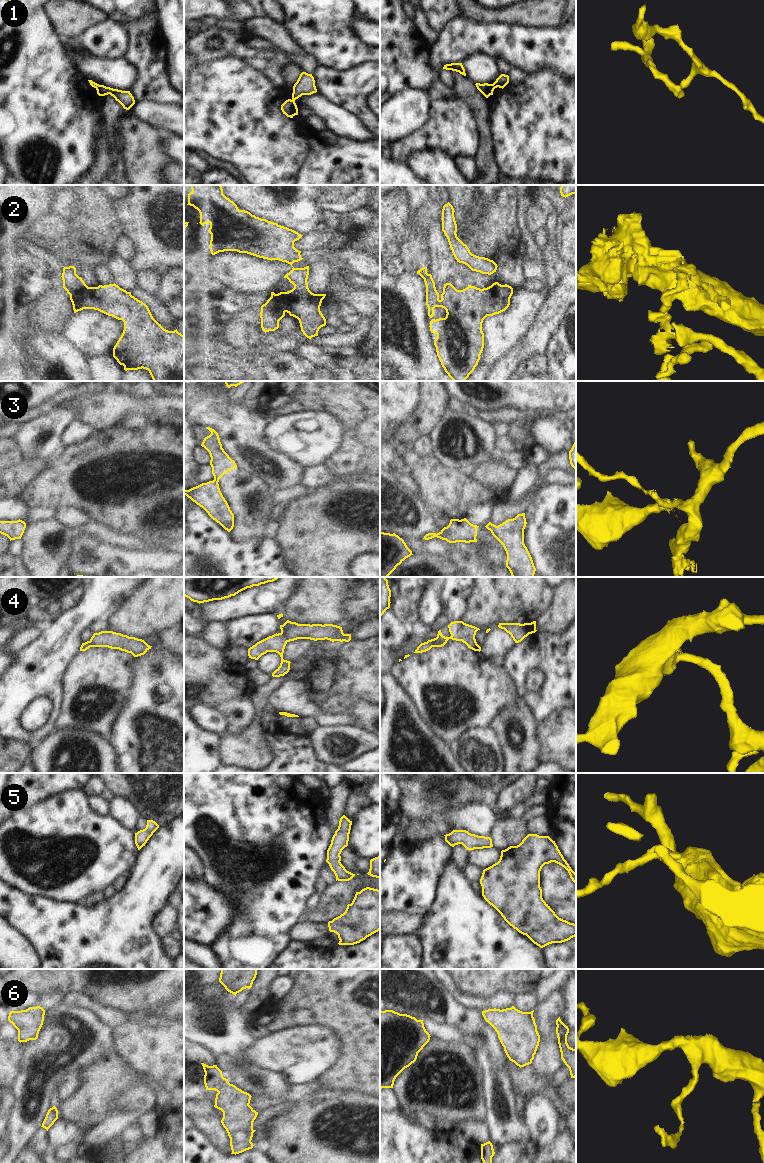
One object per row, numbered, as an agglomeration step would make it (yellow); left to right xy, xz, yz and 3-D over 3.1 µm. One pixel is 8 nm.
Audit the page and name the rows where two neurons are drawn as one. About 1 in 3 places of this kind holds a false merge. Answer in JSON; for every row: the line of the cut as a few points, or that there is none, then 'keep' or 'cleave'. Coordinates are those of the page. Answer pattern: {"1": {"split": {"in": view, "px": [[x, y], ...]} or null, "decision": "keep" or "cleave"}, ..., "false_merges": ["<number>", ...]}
{"1": {"split": {"in": "yz", "px": [[491, 84], [495, 87]]}, "decision": "cleave"}, "2": {"split": {"in": "xy", "px": [[88, 287], [78, 294], [75, 300], [74, 312]]}, "decision": "cleave"}, "3": {"split": {"in": "xz", "px": [[213, 480], [217, 483]]}, "decision": "cleave"}, "4": {"split": {"in": "xz", "px": [[290, 621], [285, 630], [286, 641]]}, "decision": "cleave"}, "5": {"split": null, "decision": "keep"}, "6": {"split": null, "decision": "keep"}, "false_merges": ["1", "2", "3", "4"]}

